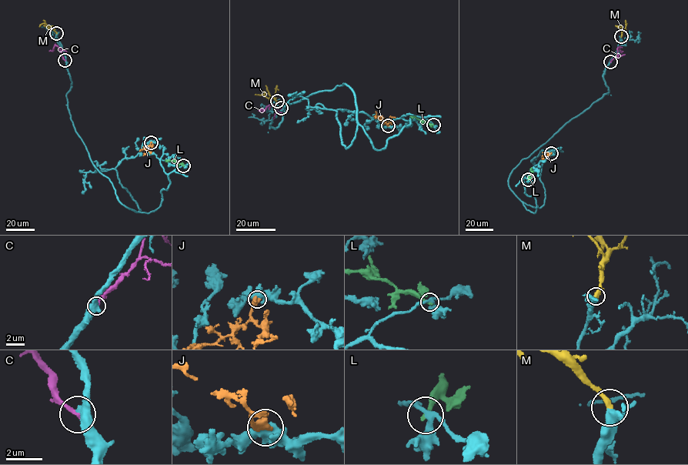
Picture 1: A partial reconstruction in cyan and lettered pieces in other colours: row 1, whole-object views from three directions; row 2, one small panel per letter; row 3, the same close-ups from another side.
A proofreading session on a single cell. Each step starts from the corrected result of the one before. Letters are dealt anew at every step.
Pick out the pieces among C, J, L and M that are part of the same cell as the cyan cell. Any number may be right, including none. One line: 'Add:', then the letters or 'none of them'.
Add: M

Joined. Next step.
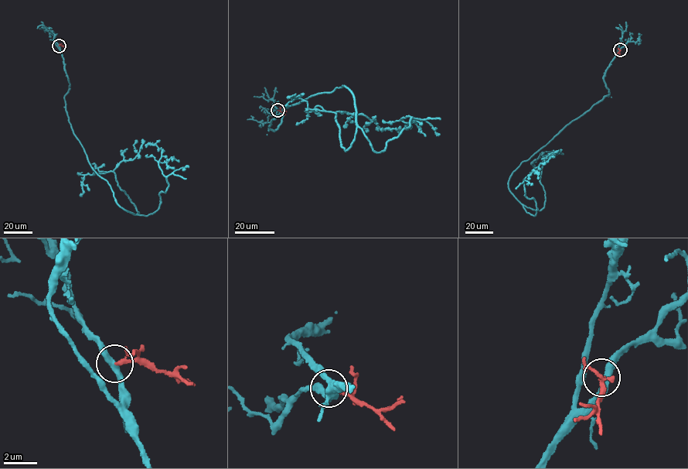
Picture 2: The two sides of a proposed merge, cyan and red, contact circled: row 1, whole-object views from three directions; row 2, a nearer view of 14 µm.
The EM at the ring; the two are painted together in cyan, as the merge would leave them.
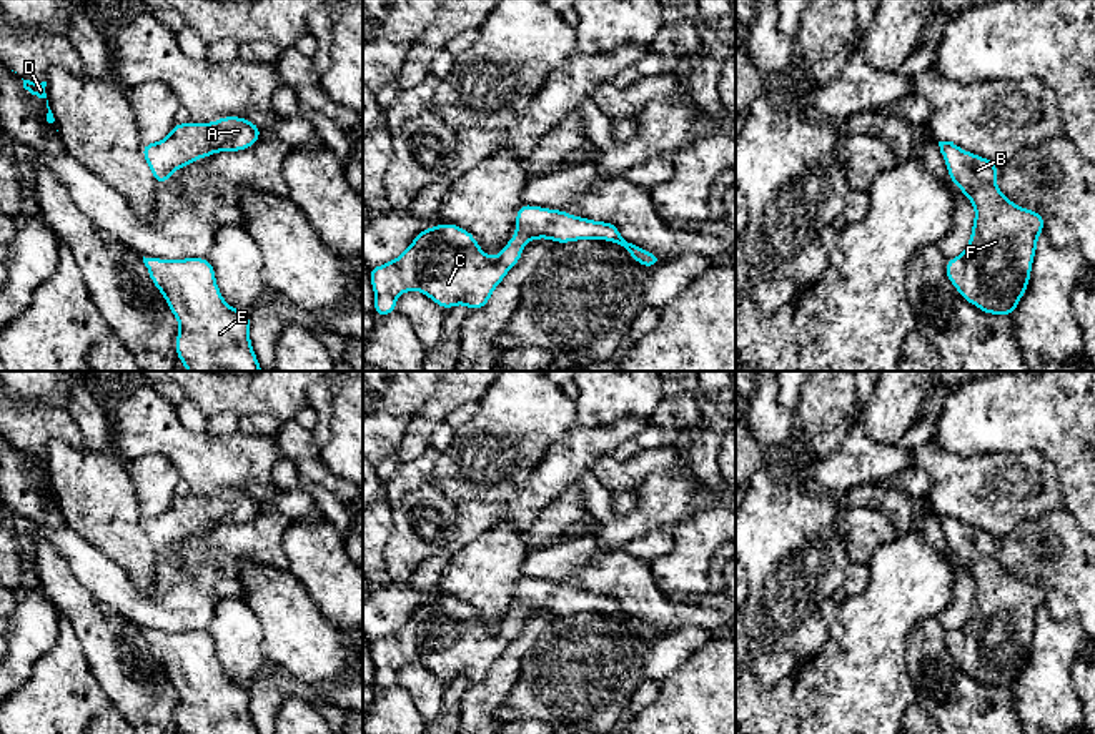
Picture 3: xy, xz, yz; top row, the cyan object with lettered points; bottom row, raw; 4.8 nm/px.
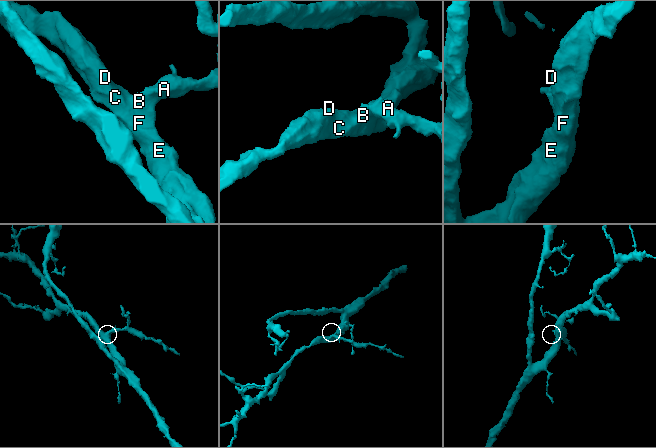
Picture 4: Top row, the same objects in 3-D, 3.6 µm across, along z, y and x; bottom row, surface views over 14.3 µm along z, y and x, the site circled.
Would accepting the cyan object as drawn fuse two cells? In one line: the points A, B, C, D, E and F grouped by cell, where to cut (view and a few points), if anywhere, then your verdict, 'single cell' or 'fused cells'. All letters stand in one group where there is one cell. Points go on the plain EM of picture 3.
A B C D E F; no cut; single cell

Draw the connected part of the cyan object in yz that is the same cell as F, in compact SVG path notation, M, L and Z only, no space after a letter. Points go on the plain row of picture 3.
M939 514L949 551L972 574L975 593L965 624L945 636L945 647L962 671L987 687L1015 687L1032 646L1037 611L1045 594L1038 584L1012 576L997 561L997 538L992 533L962 523L954 514Z

